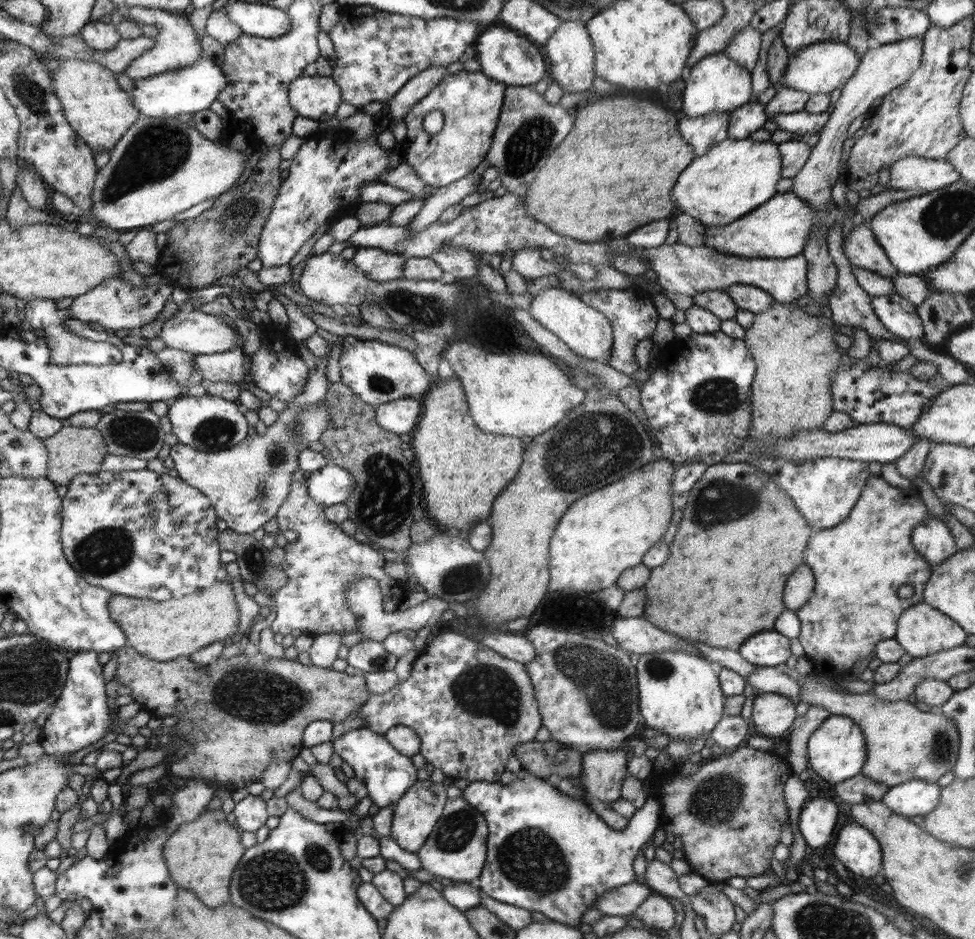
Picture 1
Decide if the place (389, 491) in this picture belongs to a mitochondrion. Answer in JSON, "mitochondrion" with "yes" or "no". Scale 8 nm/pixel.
{"mitochondrion":"yes"}

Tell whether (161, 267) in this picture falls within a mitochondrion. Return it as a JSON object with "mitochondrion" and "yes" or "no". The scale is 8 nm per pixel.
{"mitochondrion":"no"}

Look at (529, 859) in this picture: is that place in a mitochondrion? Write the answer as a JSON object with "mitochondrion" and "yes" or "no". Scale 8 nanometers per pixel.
{"mitochondrion":"yes"}

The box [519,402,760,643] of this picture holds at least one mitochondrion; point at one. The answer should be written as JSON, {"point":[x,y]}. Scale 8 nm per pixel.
{"point":[593,448]}

